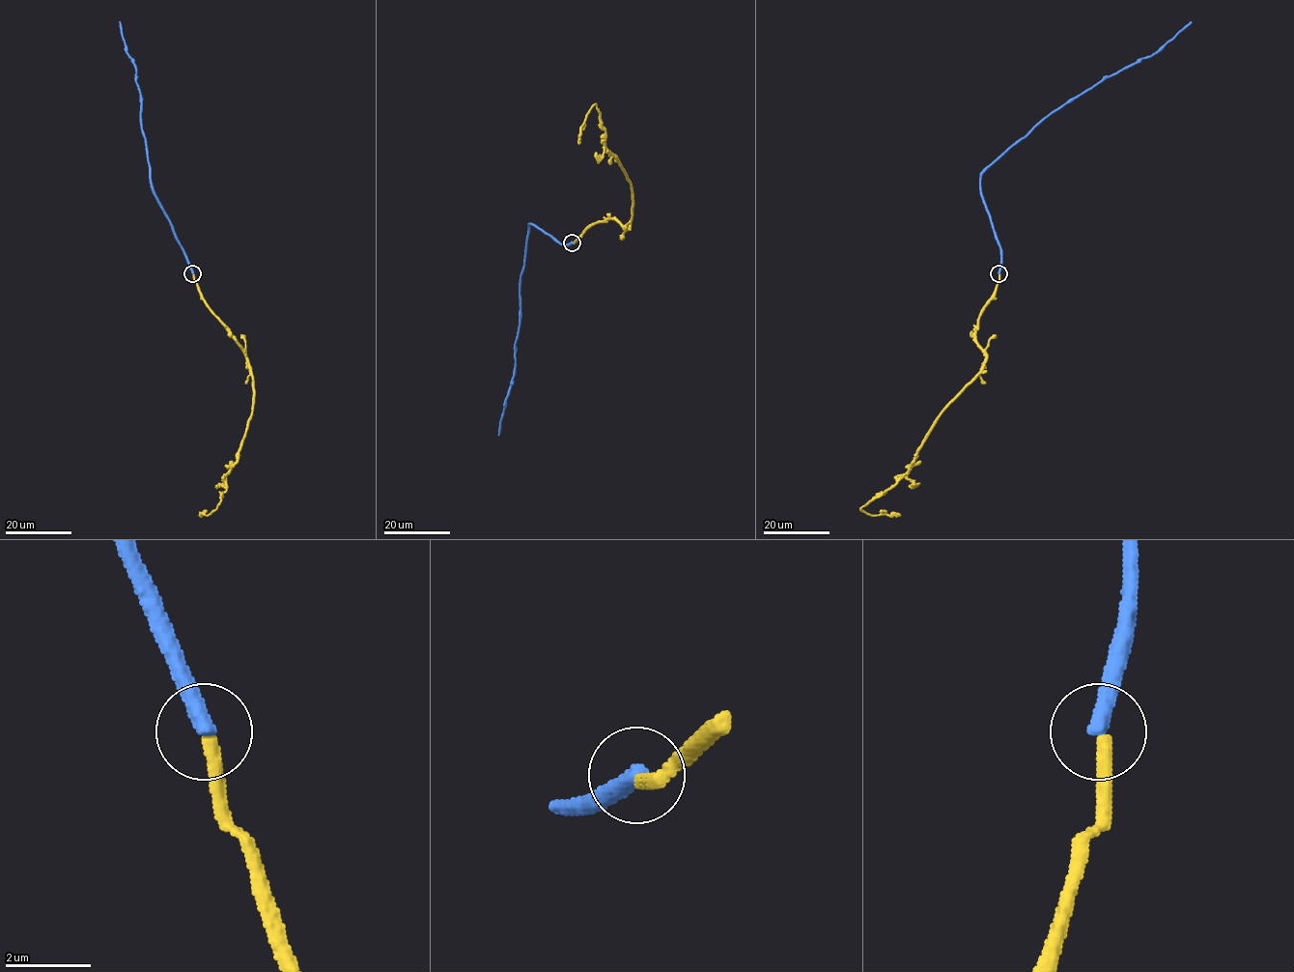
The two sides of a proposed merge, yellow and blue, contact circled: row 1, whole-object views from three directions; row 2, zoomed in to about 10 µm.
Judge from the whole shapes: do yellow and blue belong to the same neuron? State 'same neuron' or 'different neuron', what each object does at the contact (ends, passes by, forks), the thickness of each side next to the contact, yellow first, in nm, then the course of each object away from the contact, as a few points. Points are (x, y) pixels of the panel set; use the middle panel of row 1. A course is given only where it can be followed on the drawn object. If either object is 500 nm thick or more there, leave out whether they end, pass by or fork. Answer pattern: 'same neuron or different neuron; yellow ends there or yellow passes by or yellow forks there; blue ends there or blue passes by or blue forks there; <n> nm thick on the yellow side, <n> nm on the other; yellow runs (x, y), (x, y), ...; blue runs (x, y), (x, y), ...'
different neuron; yellow ends there; blue ends there; 360 nm thick on the yellow side, 400 nm on the other; yellow runs (572, 242), (607, 218), (625, 229), (632, 204), (632, 186), (604, 145), (596, 104), (578, 143); blue runs (572, 242), (562, 244), (533, 223), (529, 224), (520, 278), (516, 367), (498, 435)

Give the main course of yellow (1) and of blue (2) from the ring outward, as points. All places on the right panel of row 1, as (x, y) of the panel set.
1: (999, 273), (975, 331), (985, 357), (982, 370), (942, 411), (913, 466), (860, 509), (872, 515), (900, 515)
2: (999, 272), (1000, 248), (980, 191), (981, 174), (1044, 119), (1105, 78), (1157, 52), (1191, 22)

